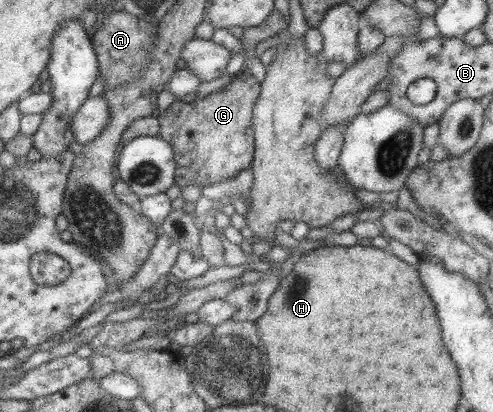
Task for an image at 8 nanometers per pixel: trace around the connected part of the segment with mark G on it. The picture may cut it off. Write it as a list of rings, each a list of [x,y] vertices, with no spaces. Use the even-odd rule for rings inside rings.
[[[241,65],[240,71],[233,75],[230,83],[225,87],[199,99],[196,98],[191,103],[182,102],[176,98],[164,110],[157,112],[158,136],[169,142],[173,150],[174,183],[180,190],[188,185],[196,185],[196,187],[202,188],[224,180],[234,179],[240,171],[251,167],[253,160],[251,110],[260,89],[260,83],[250,75],[250,71],[245,66]]]

